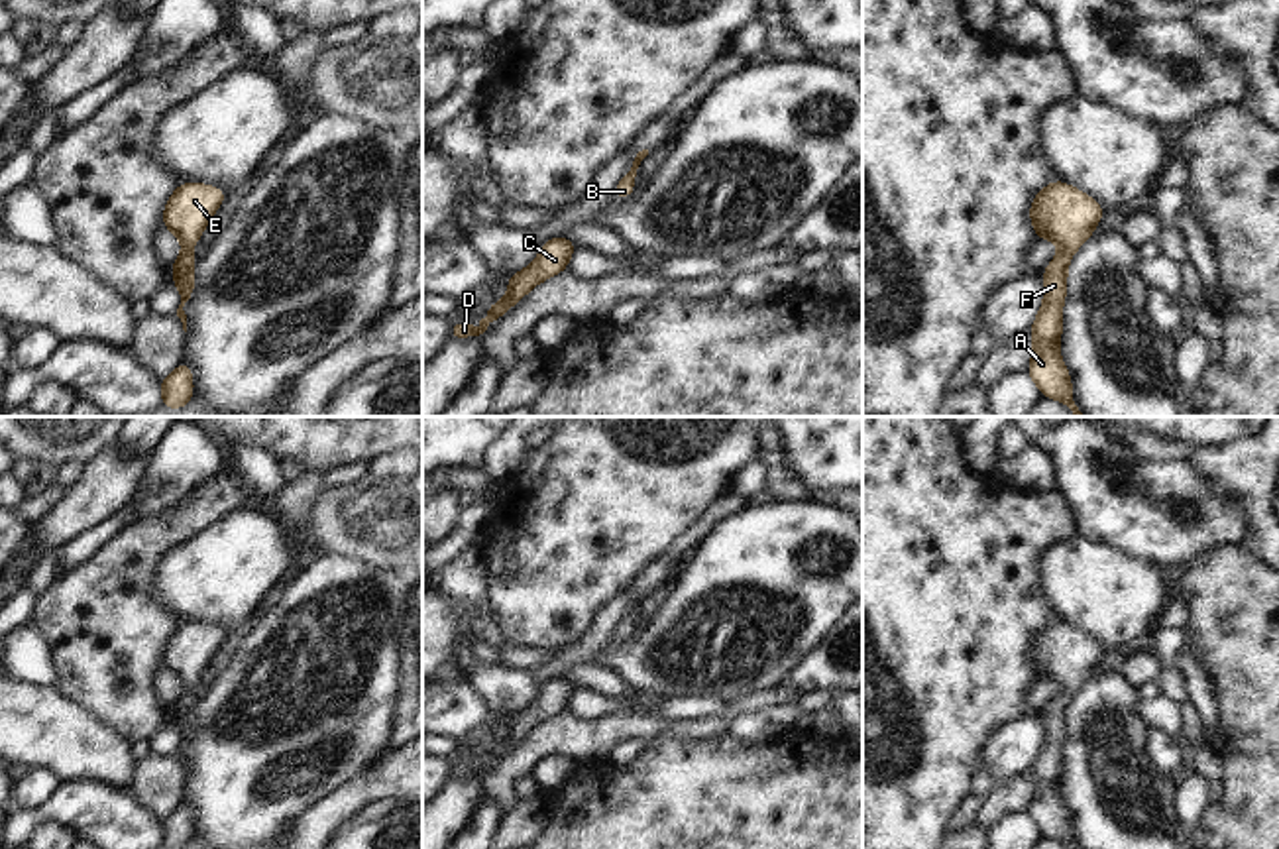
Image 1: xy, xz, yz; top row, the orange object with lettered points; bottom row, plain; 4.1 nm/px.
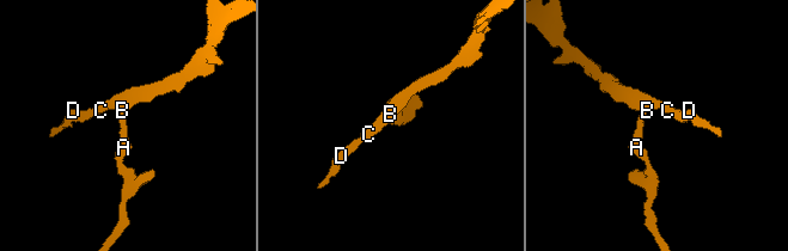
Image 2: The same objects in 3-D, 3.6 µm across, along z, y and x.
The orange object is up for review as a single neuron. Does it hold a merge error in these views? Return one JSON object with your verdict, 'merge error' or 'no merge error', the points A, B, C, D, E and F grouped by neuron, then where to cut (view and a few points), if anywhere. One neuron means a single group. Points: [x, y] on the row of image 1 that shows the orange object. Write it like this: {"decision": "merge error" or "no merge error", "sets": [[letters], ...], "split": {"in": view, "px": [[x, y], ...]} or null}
{"decision": "no merge error", "sets": [["A", "B", "C", "D", "E", "F"]], "split": null}

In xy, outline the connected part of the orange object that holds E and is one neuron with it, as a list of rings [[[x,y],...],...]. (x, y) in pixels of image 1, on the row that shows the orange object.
[[[181,183],[169,197],[163,210],[163,228],[171,230],[185,246],[171,267],[175,285],[179,287],[181,305],[177,316],[187,332],[187,314],[183,311],[185,303],[195,293],[193,277],[193,246],[202,236],[208,220],[224,202],[228,191],[202,185],[202,183]]]

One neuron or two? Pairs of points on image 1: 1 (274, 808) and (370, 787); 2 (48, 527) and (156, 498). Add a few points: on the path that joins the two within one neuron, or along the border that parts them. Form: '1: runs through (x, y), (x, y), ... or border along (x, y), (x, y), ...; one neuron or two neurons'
1: border along (360, 775), (317, 798), (285, 828); two neurons
2: border along (148, 456), (144, 478), (130, 500); two neurons

